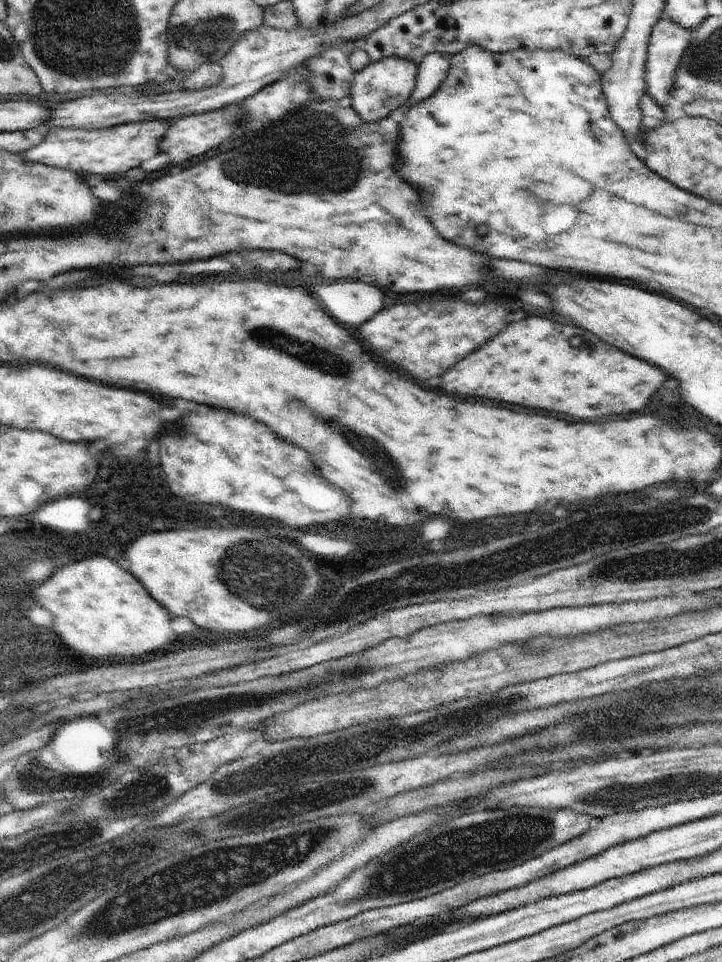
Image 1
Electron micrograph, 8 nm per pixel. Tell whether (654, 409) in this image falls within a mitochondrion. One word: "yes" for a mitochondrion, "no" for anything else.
no

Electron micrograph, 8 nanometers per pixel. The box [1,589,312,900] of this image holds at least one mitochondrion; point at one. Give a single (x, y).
(35, 779)

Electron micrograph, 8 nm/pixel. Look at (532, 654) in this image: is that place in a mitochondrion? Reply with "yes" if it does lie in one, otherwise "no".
yes

